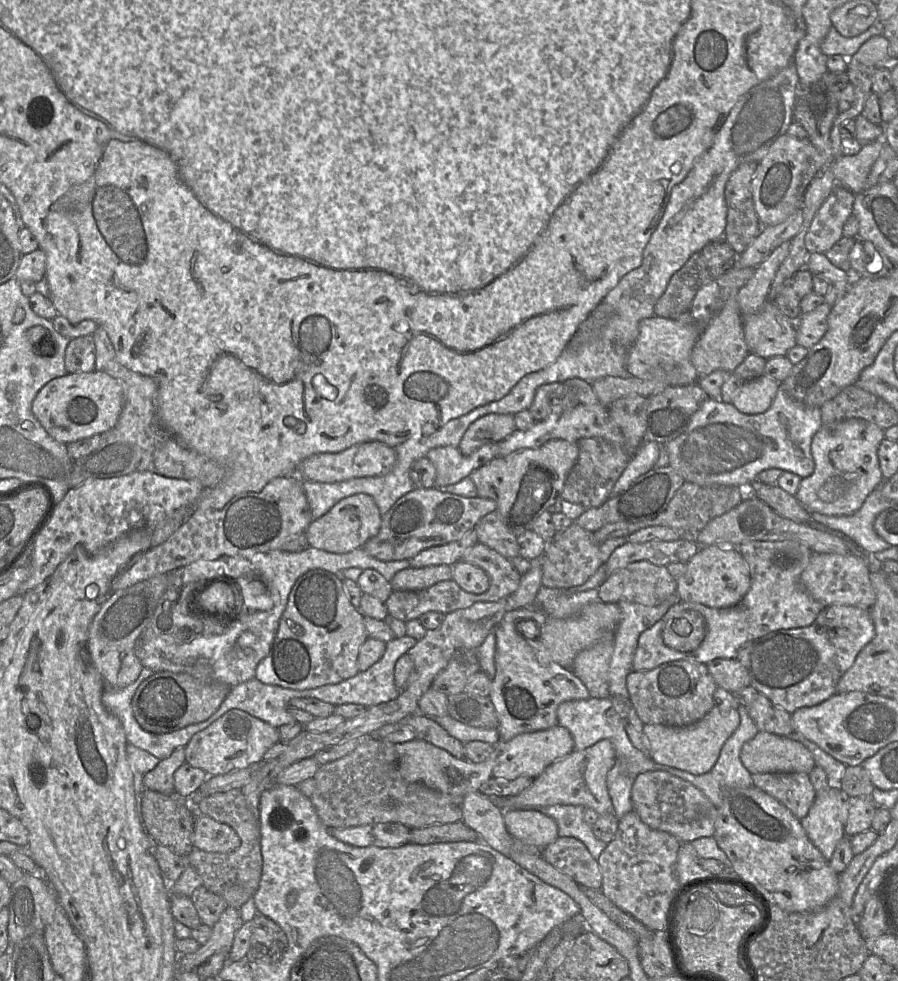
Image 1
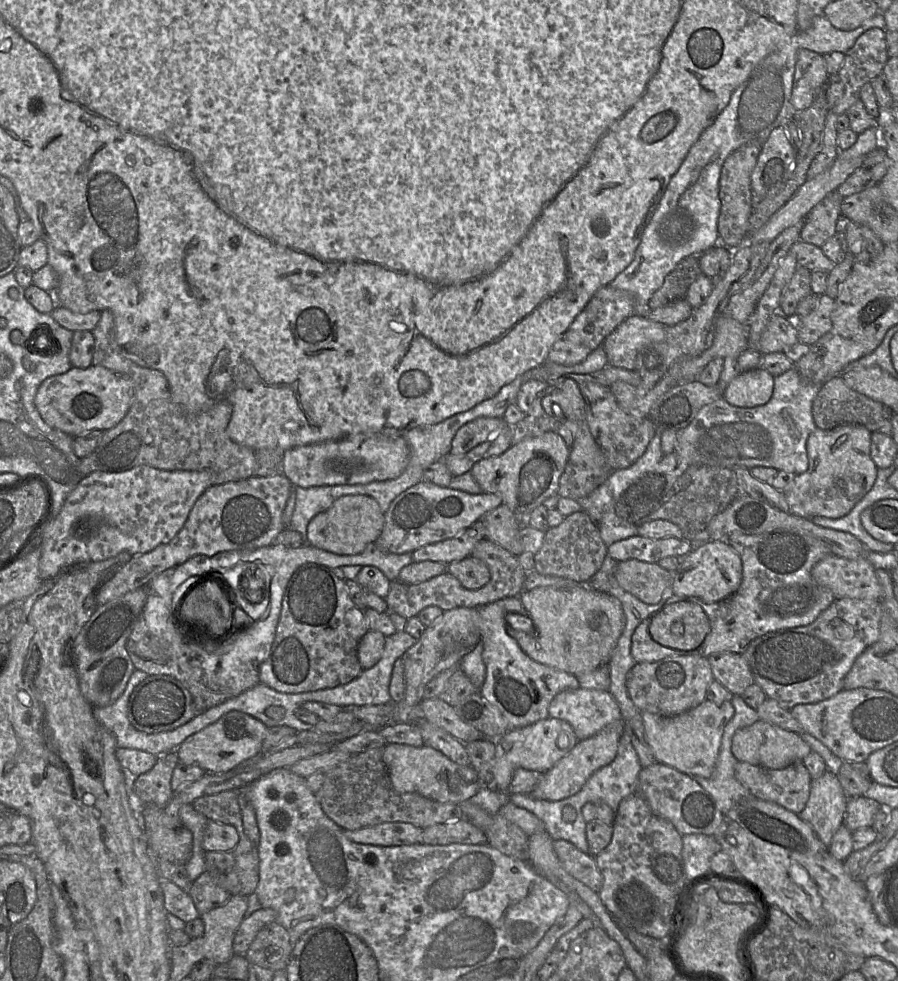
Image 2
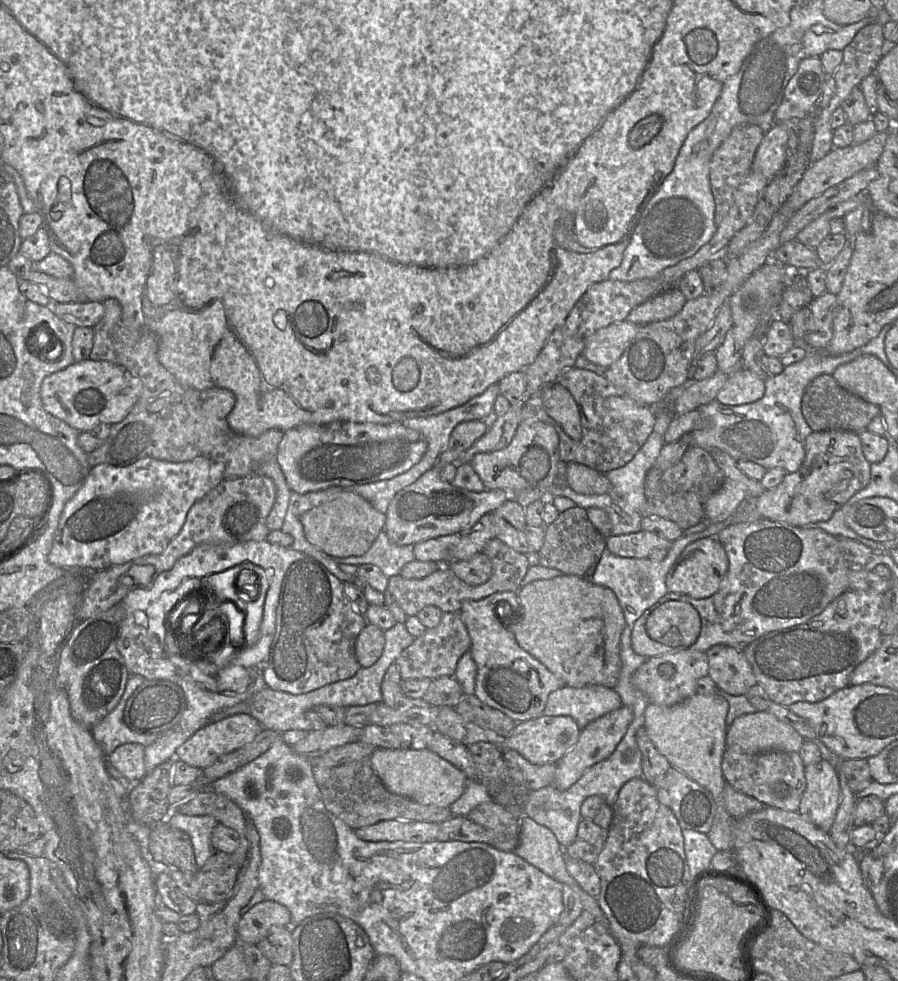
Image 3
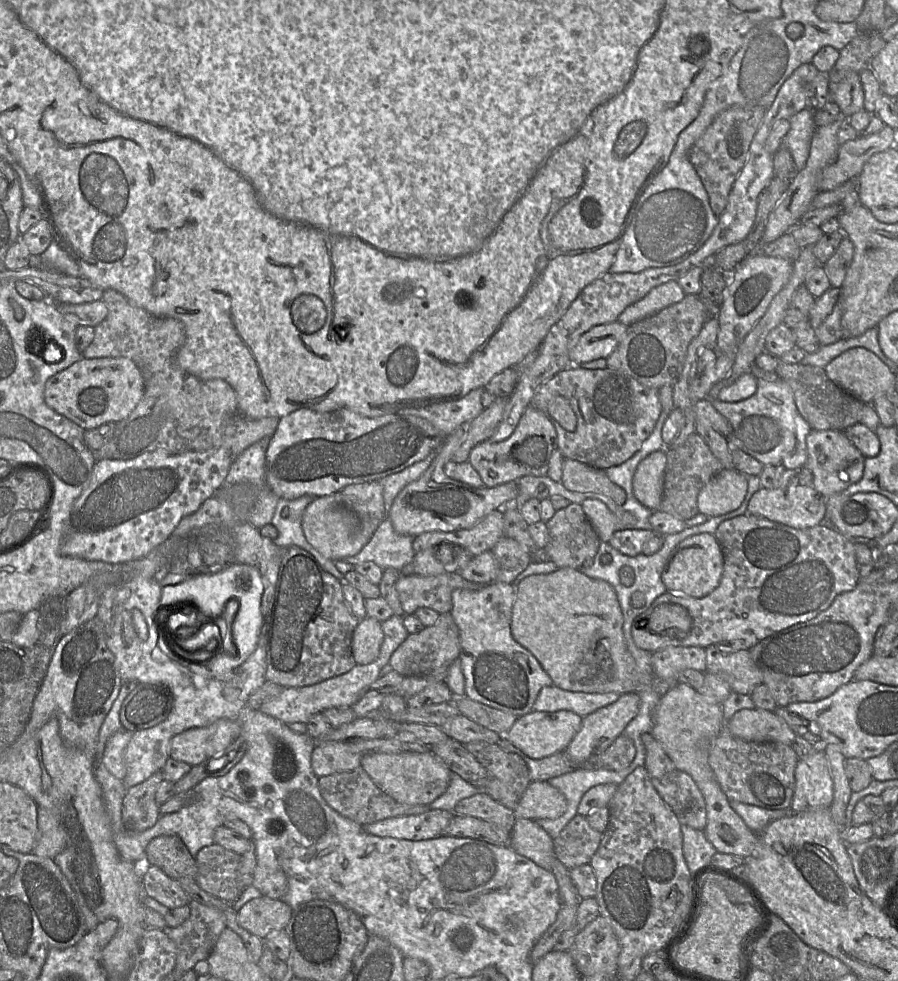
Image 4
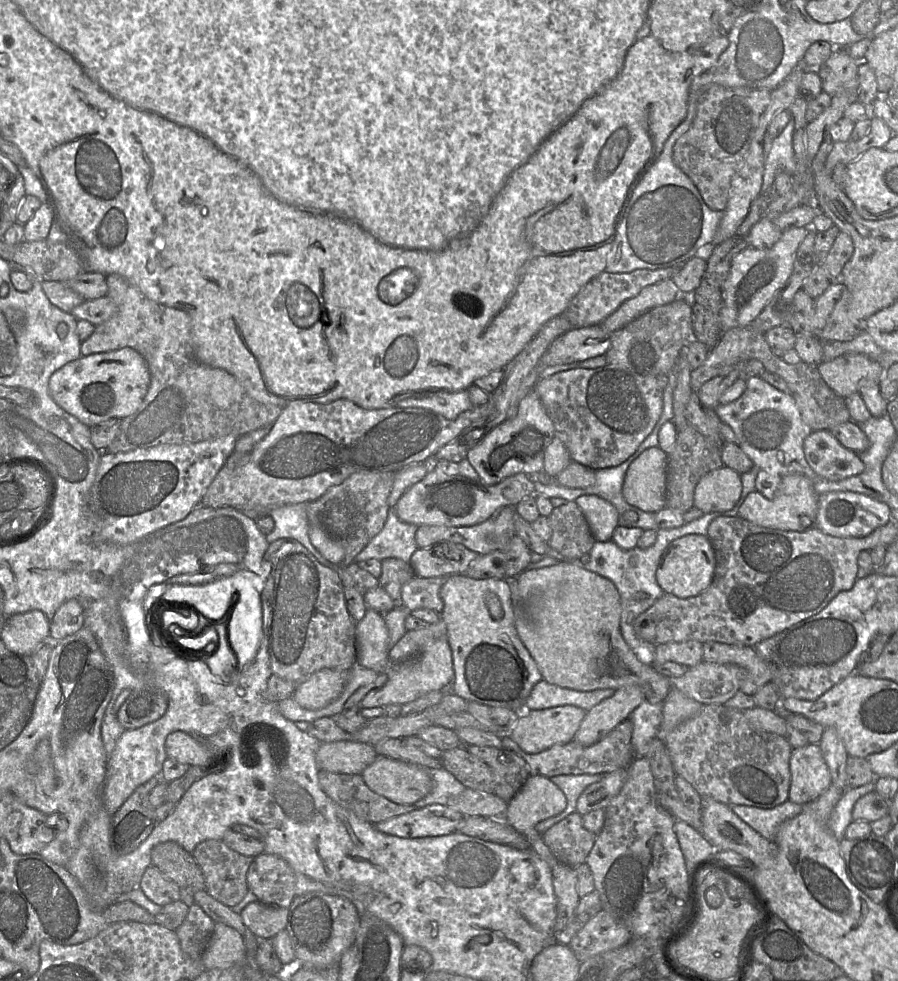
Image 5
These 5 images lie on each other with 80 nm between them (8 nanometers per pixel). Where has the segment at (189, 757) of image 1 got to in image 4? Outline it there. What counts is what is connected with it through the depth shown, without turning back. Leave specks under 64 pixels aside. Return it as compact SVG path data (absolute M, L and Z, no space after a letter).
M222 718L208 726L191 728L175 735L170 741L170 757L195 766L222 755L240 736L240 723Z

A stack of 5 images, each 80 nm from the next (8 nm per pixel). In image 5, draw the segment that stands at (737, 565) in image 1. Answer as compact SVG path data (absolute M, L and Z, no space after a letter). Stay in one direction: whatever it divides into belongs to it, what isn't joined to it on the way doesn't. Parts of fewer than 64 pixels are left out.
M690 534L673 540L663 551L657 570L656 581L664 593L678 598L696 596L706 590L714 575L715 553L707 536Z

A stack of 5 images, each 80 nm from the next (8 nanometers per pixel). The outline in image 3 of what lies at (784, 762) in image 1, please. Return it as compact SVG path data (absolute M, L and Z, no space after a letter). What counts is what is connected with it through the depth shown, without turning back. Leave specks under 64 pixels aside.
M767 711L741 715L727 728L726 746L738 746L747 754L766 751L799 752L805 739L791 726Z

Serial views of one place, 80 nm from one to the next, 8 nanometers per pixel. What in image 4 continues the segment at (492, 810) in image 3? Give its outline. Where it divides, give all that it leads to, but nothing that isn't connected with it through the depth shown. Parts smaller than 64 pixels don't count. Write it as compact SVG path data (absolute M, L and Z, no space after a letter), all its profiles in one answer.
M484 790L459 801L454 812L456 815L472 816L486 820L509 833L512 833L517 821L513 810L495 801Z

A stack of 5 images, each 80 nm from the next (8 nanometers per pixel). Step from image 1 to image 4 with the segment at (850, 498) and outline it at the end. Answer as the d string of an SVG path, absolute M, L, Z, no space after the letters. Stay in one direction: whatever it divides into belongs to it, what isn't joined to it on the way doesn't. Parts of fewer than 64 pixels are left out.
M812 430L807 436L806 445L805 464L798 469L784 470L776 488L760 488L749 501L747 514L764 517L795 529L809 529L825 519L829 497L842 493L861 480L865 457L843 431Z

